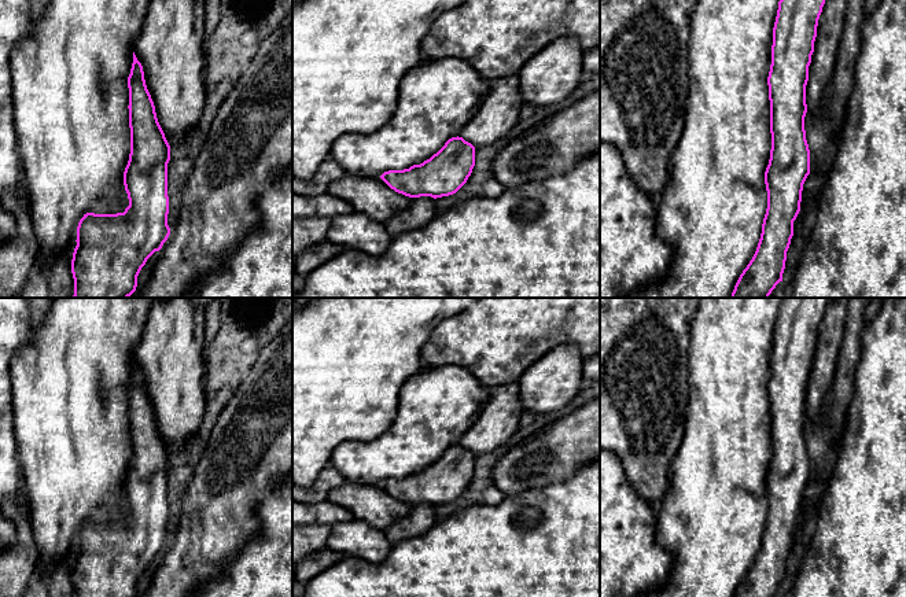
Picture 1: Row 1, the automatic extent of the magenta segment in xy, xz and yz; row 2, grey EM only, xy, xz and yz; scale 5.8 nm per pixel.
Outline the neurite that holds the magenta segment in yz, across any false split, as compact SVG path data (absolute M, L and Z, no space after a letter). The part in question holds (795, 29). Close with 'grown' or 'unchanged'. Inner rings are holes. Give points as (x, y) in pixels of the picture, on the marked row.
M780 0L767 77L771 150L765 172L767 209L756 251L730 298L769 298L782 281L793 221L810 174L806 85L825 0Z | unchanged

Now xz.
M452 137L430 159L404 170L384 172L380 178L395 192L409 198L434 199L456 194L475 166L475 147L463 137Z | unchanged

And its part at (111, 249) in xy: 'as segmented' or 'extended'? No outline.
as segmented

